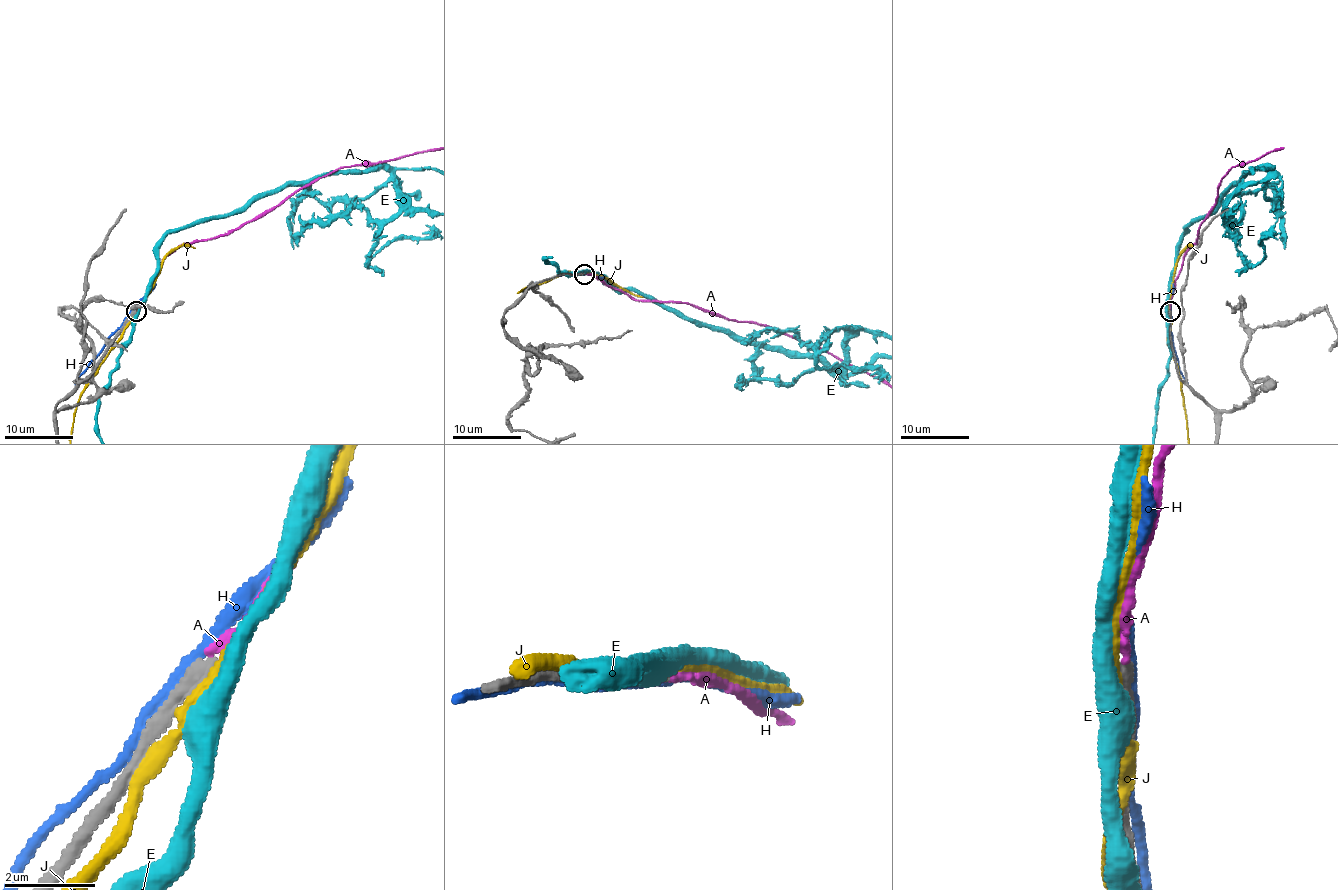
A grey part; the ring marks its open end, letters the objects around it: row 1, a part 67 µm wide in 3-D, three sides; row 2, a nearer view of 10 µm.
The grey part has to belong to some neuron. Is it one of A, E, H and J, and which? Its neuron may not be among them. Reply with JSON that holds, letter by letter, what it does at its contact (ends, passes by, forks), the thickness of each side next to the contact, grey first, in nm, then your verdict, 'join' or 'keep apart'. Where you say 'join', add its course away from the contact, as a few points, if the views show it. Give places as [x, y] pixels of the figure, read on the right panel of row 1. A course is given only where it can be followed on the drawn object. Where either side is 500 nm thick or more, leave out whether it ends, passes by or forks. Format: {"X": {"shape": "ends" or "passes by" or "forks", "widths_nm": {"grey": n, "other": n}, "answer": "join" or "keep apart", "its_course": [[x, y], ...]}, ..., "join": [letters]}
{"A": {"shape": "ends", "widths_nm": {"grey": 360, "other": 260}, "answer": "join"}, "E": {"shape": "passes by", "widths_nm": {"grey": 400, "other": 480}, "answer": "keep apart"}, "H": {"shape": "passes by", "widths_nm": {"grey": 240, "other": 200}, "answer": "keep apart"}, "J": {"shape": "passes by", "widths_nm": {"grey": 240, "other": 280}, "answer": "keep apart"}, "join": ["A"]}

